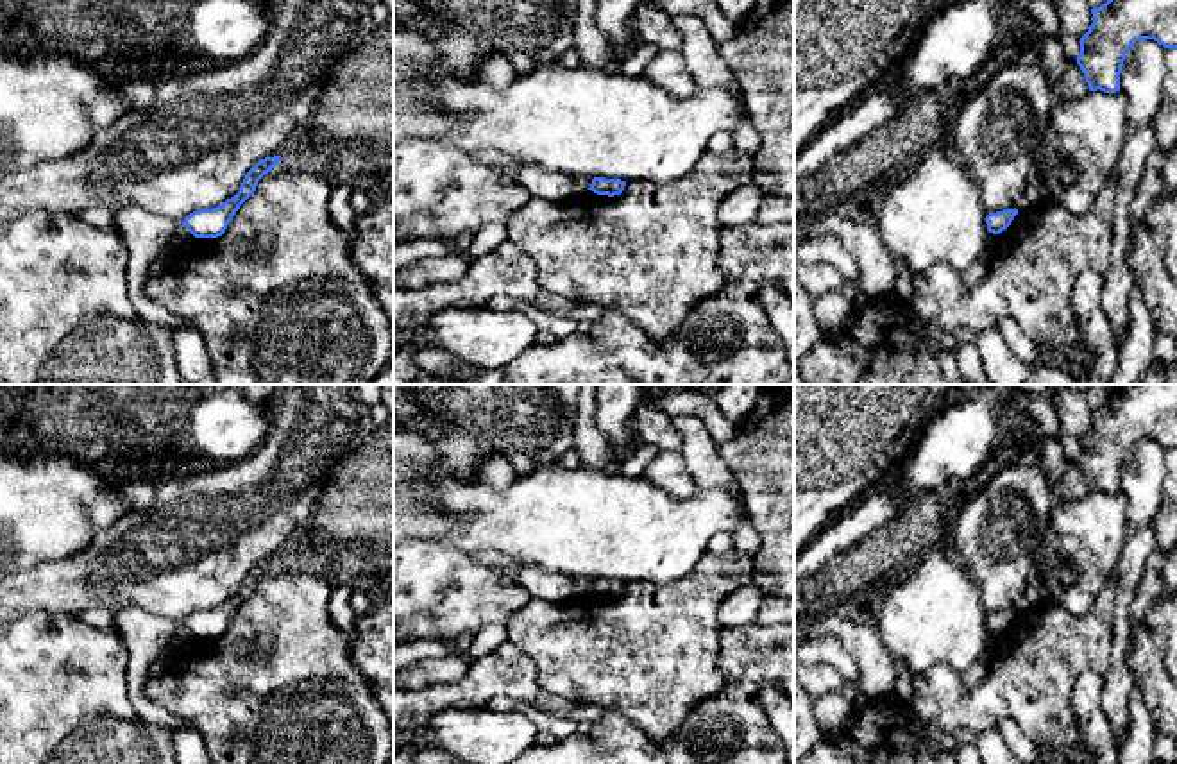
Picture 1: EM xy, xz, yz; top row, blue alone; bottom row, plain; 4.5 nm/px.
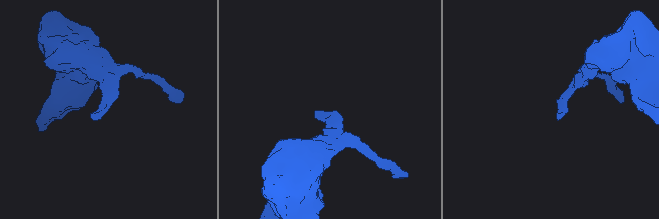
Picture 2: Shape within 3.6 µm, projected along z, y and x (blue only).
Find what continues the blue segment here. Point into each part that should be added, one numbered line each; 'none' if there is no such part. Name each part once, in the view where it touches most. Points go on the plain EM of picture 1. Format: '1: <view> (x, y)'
none

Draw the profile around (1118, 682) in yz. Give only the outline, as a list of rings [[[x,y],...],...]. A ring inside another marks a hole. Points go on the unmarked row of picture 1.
[[[1145,526],[1130,533],[1114,571],[1116,612],[1114,612],[1114,644],[1111,667],[1104,676],[1102,710],[1111,723],[1114,741],[1129,734],[1129,701],[1136,689],[1132,669],[1129,667],[1129,646],[1132,626],[1129,607],[1136,598],[1147,560],[1157,551],[1154,528]]]

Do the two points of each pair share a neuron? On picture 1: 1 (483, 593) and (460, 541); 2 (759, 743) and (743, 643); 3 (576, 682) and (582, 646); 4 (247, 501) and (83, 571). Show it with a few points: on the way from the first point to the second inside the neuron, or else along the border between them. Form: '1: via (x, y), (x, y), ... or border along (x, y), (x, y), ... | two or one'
1: border along (433, 539), (457, 546), (474, 559) | two
2: via (743, 718), (743, 668) | one
3: via (576, 673), (576, 661), (582, 655) | one
4: via (206, 532), (174, 559), (143, 559), (124, 566) | one

